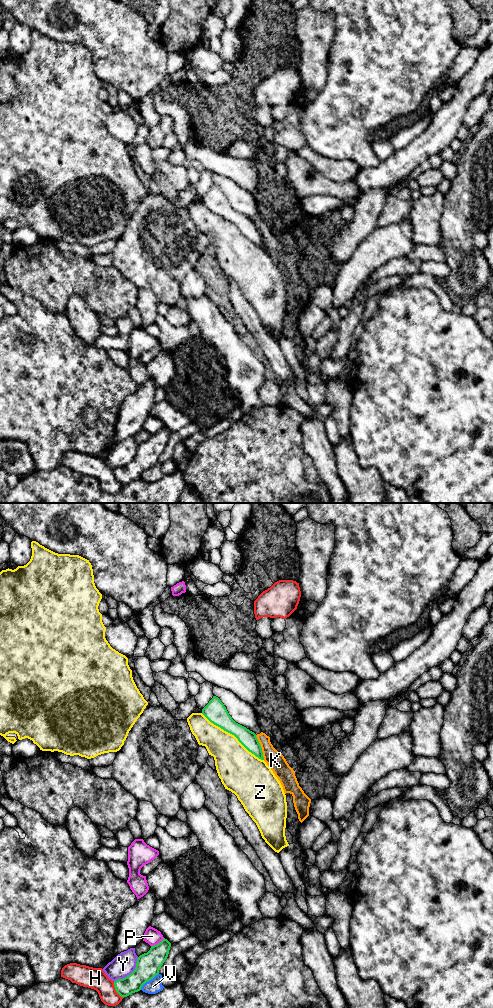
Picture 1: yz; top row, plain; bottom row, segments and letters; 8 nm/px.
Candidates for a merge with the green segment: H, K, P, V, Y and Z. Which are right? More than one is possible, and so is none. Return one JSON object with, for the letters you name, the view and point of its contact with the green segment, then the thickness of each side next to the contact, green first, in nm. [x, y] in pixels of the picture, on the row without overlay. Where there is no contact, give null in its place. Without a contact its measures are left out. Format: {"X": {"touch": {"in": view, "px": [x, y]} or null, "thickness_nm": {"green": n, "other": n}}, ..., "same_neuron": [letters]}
{"same_neuron": []}

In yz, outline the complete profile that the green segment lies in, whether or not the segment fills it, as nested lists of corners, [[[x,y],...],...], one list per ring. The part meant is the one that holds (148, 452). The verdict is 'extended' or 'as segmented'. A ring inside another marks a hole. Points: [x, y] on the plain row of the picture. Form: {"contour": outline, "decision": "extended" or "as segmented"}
{"contour": [[[163,427],[157,433],[151,434],[147,441],[137,447],[135,458],[123,467],[114,470],[116,480],[121,485],[127,485],[141,478],[142,474],[159,462],[159,458],[168,445],[171,431]]], "decision": "as segmented"}

